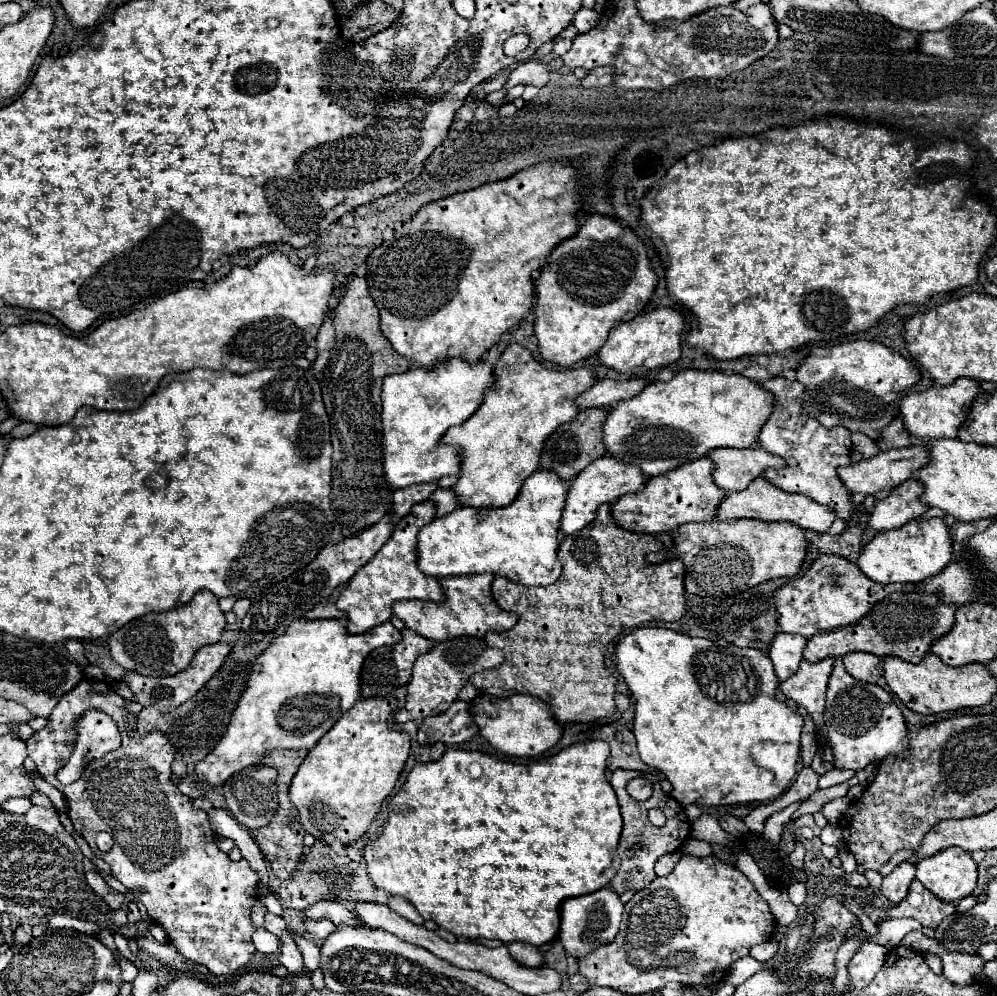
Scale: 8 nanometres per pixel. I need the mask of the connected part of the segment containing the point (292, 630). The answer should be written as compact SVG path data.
M344 618L294 620L290 628L272 640L256 658L252 680L244 696L240 696L228 732L212 754L196 764L196 776L210 786L220 786L234 772L258 764L270 750L312 750L360 698L360 674L366 656L380 646L394 646L400 640L400 630L390 622L370 628L364 634L350 634Z

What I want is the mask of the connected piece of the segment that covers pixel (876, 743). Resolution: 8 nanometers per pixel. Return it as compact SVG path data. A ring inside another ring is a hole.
M842 658L834 662L834 670L830 674L824 724L834 752L834 766L840 770L860 770L870 762L884 760L888 756L904 760L910 754L908 726L894 698L882 686L860 682L850 676L842 664Z

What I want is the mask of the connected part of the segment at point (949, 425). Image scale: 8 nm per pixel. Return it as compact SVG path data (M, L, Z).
M960 378L950 386L932 386L920 394L908 394L900 402L900 410L904 416L904 426L912 436L940 440L940 438L956 438L960 424L966 420L964 414L972 406L972 400L978 396L980 386L972 378Z

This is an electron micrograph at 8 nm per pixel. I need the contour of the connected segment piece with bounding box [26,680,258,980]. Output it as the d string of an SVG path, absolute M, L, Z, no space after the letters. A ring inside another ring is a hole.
M82 680L68 696L62 696L60 704L54 708L50 716L50 724L36 732L28 742L28 756L36 762L38 772L44 776L48 784L58 788L68 800L68 816L72 820L74 830L78 830L84 840L90 844L92 852L100 856L112 870L112 874L132 892L140 892L140 902L144 904L152 922L162 926L168 934L168 940L176 946L176 950L188 960L206 966L214 976L222 980L232 980L246 972L256 948L252 944L254 924L250 920L250 910L256 902L256 874L248 868L244 860L230 860L228 854L218 850L214 832L210 828L208 814L204 810L194 810L192 800L184 796L178 786L170 780L170 764L174 760L174 746L168 738L150 730L148 734L136 732L136 716L128 710L128 702L116 694L116 690L108 682L100 680ZM88 710L100 710L108 714L122 734L122 746L114 750L114 754L102 758L96 764L90 764L84 770L84 776L74 784L60 784L56 780L56 772L66 764L72 754L76 742L76 722ZM108 832L114 838L114 848L104 854L96 848L96 834Z

